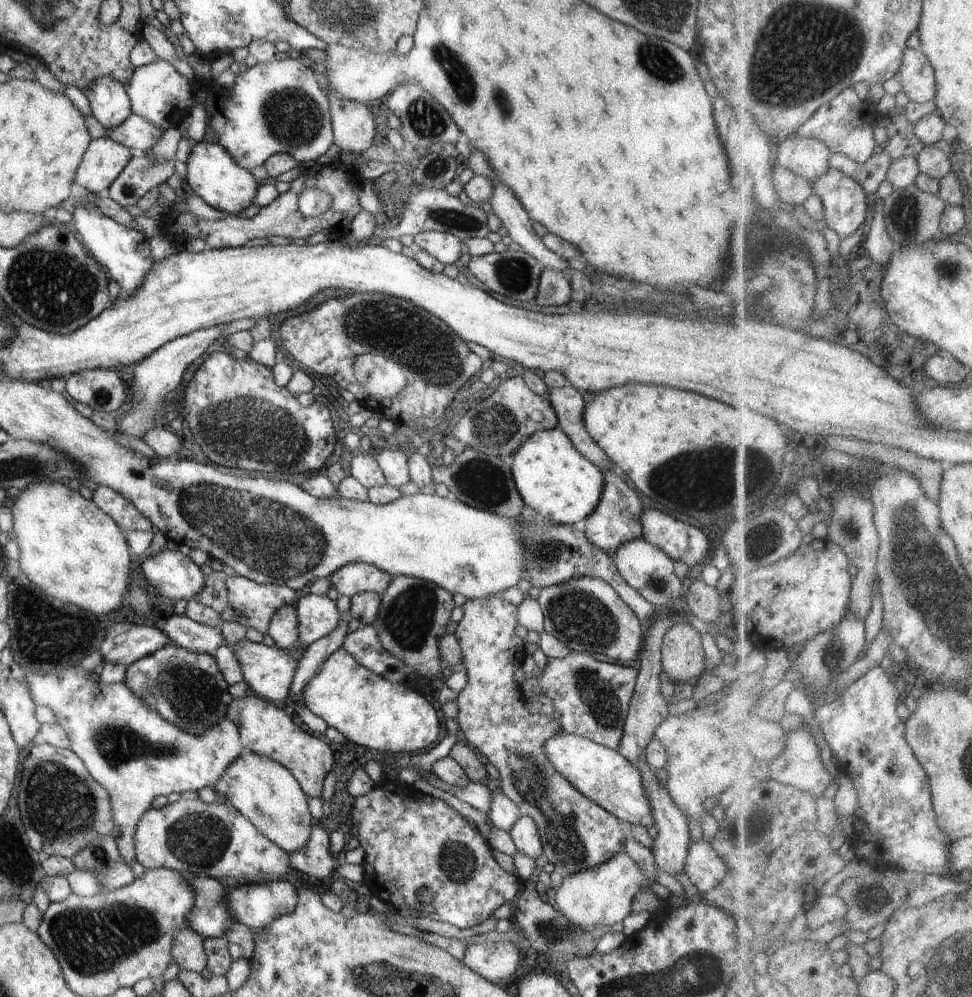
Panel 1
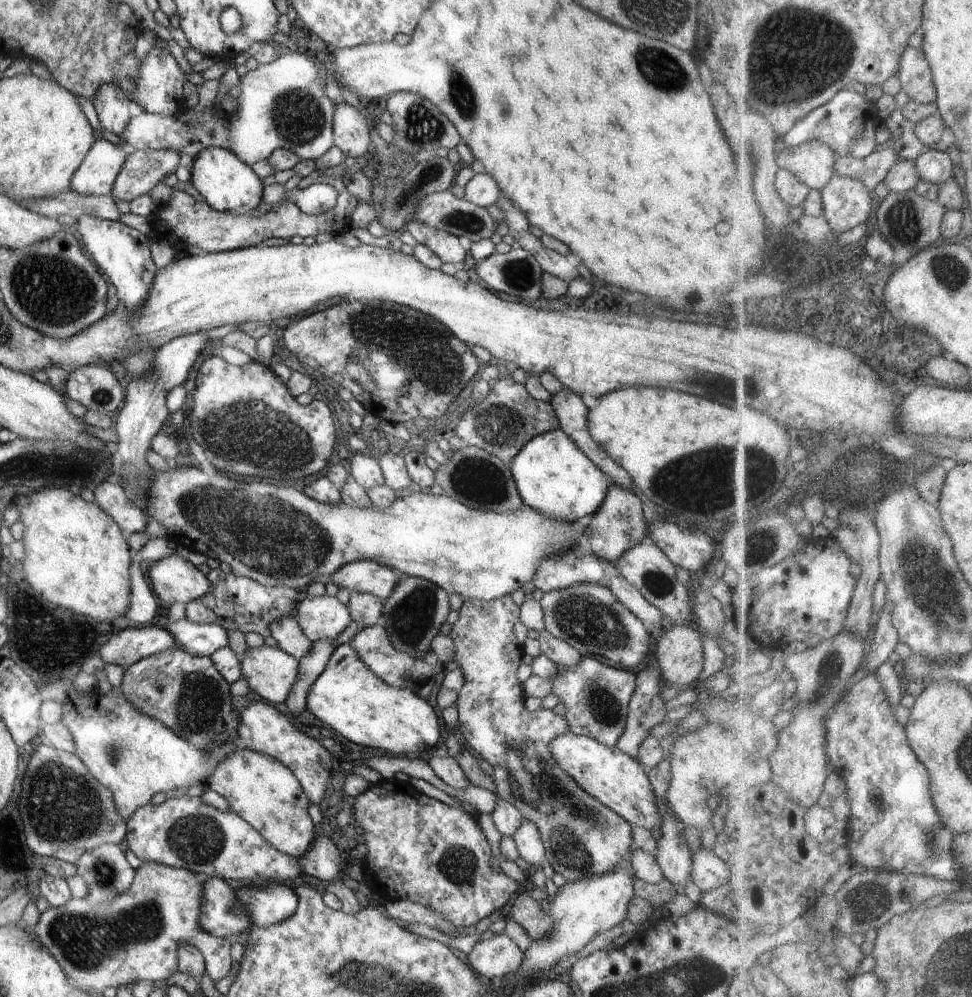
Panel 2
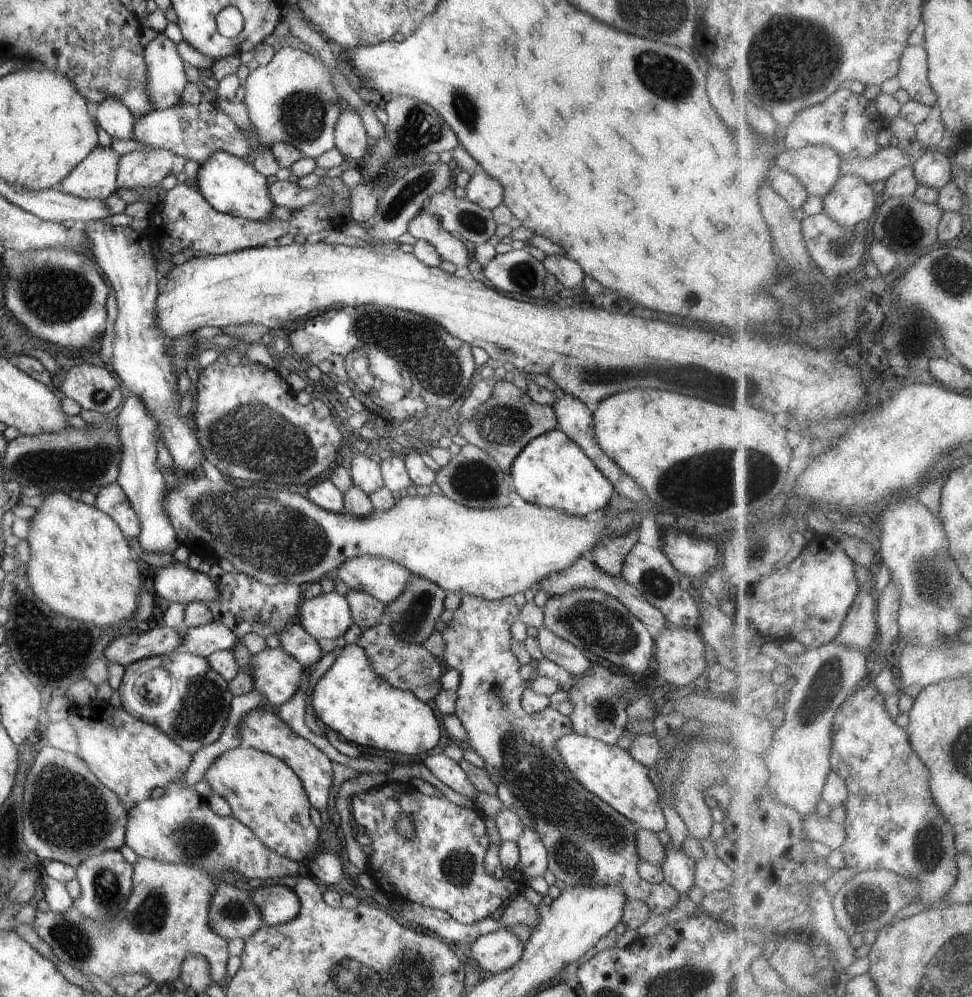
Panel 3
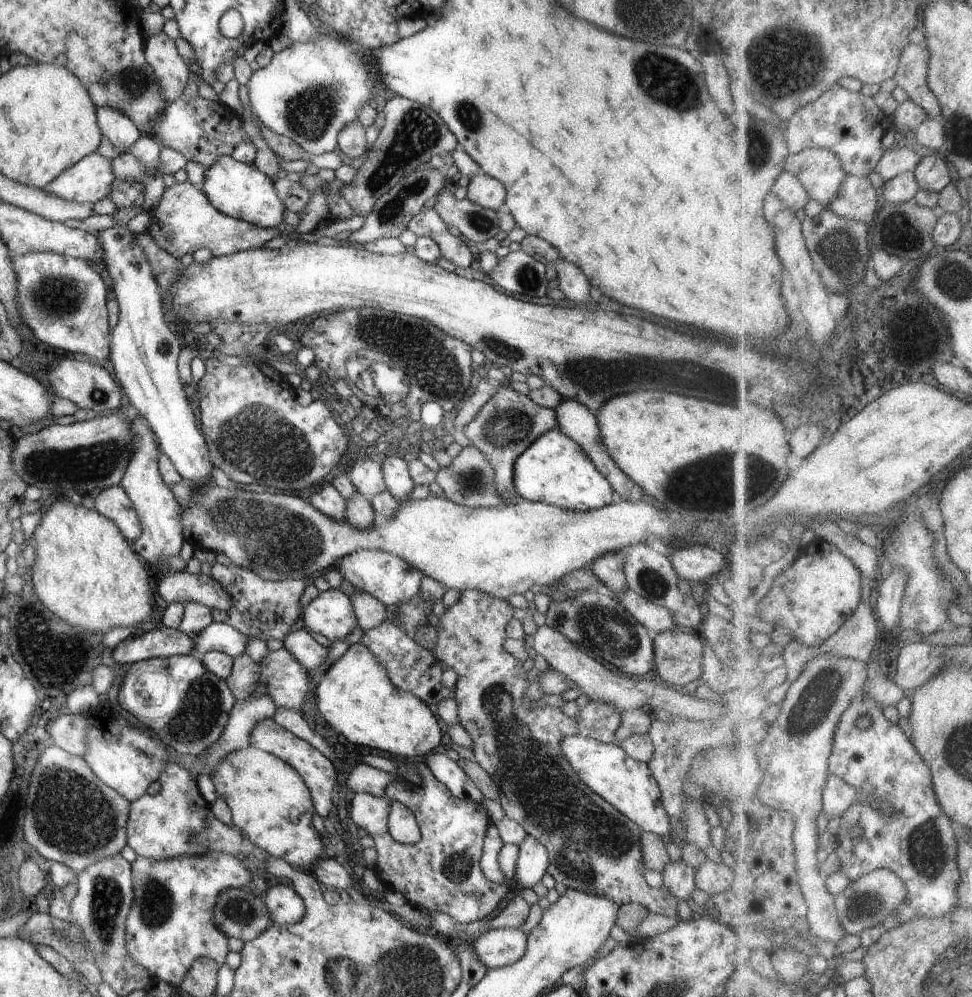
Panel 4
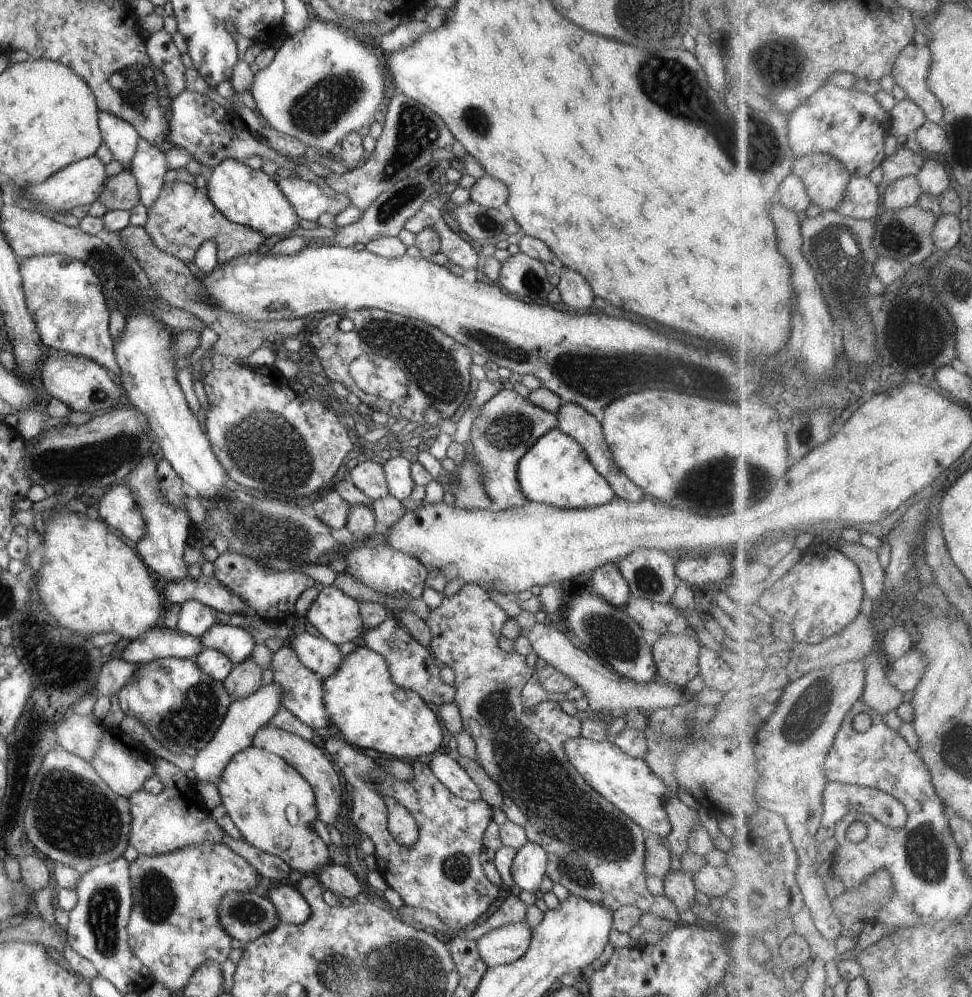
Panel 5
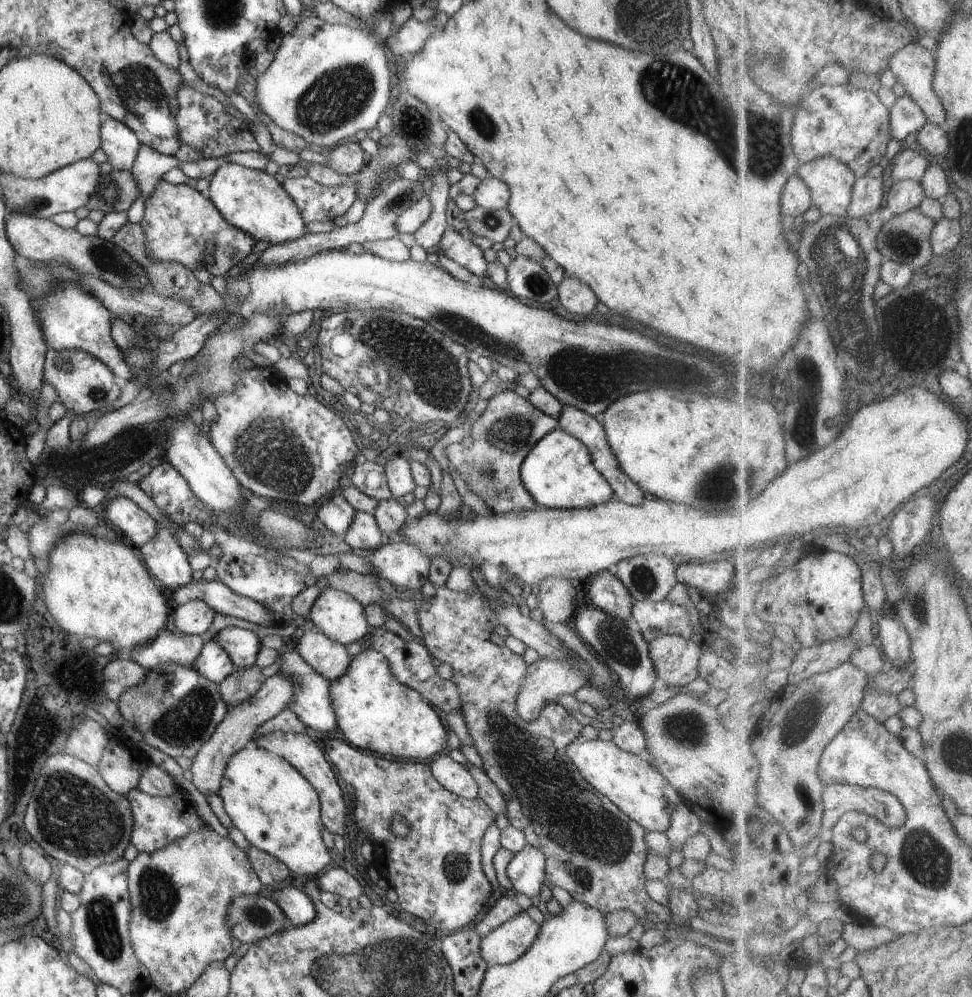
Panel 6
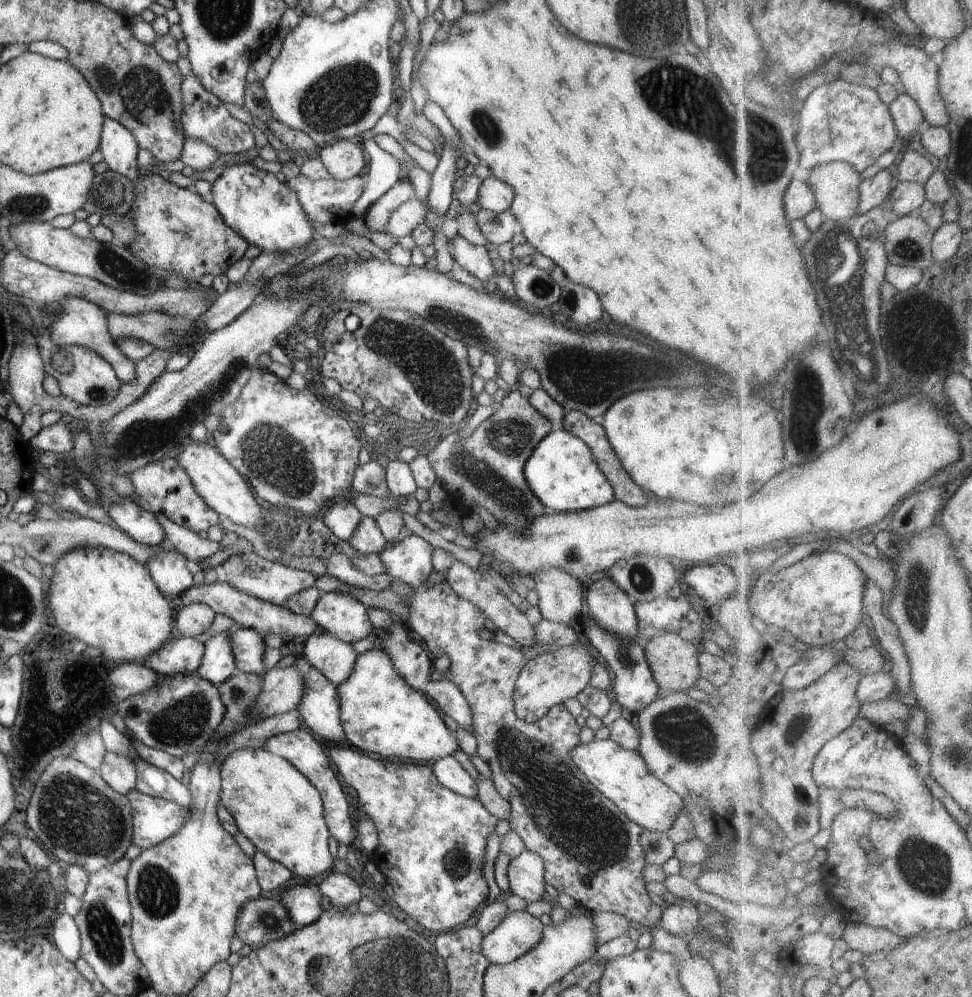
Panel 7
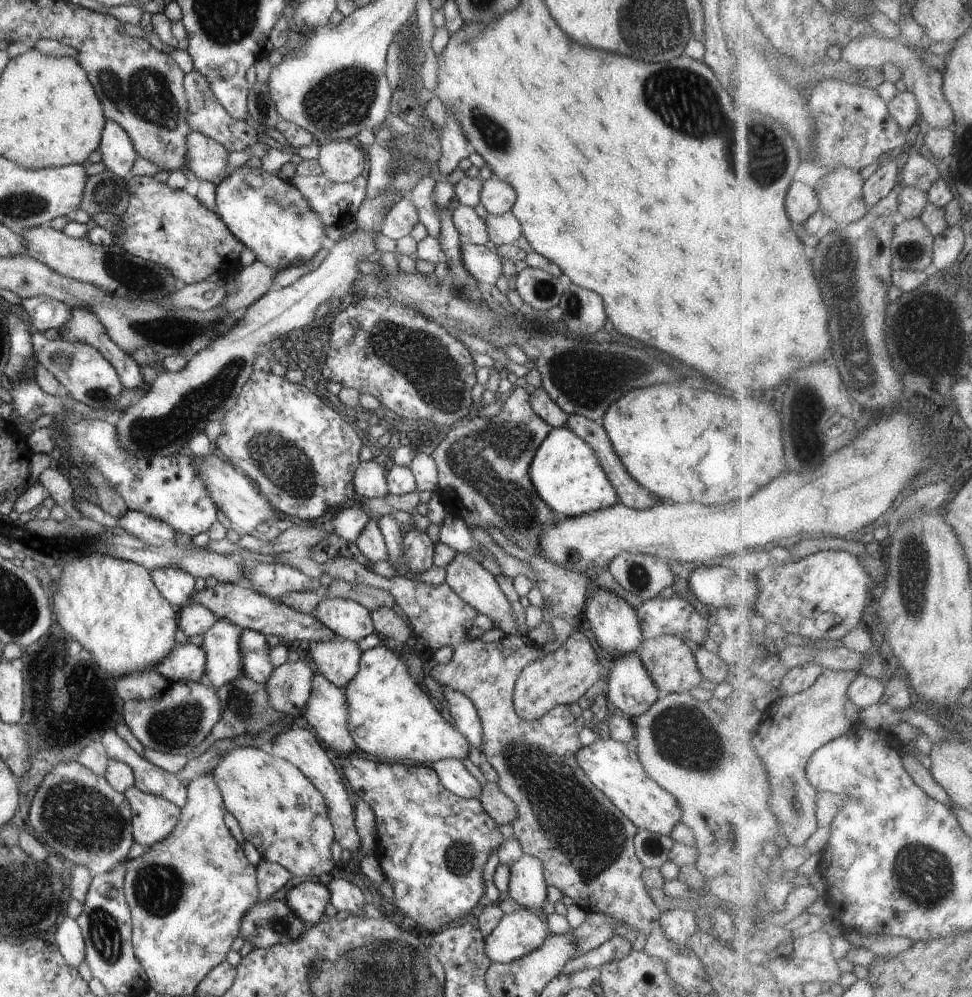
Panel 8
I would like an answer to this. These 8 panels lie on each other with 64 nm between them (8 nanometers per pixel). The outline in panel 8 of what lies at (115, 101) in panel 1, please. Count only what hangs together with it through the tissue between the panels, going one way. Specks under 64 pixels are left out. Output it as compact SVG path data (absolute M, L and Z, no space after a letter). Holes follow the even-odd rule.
M106 121L101 132L98 150L108 171L129 180L132 166L139 157L130 135L117 122Z

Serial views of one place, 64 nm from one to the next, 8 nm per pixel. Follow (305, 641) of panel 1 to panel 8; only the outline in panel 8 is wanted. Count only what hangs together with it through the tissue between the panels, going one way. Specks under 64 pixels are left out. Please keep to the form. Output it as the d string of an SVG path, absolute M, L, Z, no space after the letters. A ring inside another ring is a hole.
M323 597L312 615L345 641L358 643L375 633L370 611L352 599Z

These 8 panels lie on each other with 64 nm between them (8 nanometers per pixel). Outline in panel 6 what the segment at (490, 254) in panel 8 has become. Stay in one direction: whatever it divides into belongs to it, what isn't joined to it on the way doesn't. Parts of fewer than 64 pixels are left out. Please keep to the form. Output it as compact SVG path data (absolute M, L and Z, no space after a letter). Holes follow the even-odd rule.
M444 231L441 247L447 261L453 260L459 264L462 272L473 273L481 278L486 275L488 261L484 259L483 250L464 232Z

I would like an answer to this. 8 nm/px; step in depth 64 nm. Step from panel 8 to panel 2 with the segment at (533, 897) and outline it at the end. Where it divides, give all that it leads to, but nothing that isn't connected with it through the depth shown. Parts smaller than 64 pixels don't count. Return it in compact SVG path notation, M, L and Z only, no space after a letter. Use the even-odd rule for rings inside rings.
M523 819L511 837L516 843L519 856L530 863L528 870L531 867L544 868L548 864L545 860L546 847L542 842L538 827L534 823Z

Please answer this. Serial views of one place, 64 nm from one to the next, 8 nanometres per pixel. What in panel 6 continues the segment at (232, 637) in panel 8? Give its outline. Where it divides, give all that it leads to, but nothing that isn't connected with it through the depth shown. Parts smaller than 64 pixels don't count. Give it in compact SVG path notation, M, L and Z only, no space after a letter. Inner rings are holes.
M211 640L203 646L203 650L193 666L208 680L218 684L230 676L235 669L226 651L215 640Z

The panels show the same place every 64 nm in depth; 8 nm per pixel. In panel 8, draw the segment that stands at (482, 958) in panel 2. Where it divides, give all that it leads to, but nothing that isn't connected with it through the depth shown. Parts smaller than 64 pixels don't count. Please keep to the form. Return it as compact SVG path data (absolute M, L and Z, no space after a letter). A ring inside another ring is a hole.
M528 909L504 913L485 938L483 951L492 963L509 963L541 947L549 934L537 913Z

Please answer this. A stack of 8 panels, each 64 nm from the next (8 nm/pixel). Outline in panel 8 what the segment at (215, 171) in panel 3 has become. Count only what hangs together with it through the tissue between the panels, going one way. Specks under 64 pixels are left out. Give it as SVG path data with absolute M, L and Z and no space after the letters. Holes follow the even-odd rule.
M244 165L238 167L235 171L231 172L231 175L225 176L215 188L215 211L217 215L222 219L222 222L230 229L230 232L236 236L236 238L244 244L246 248L249 248L254 252L258 260L262 263L267 264L275 269L284 270L289 266L299 265L304 261L307 261L311 256L314 256L321 249L321 241L326 237L324 233L324 226L328 223L323 223L315 212L309 207L309 204L304 200L304 195L288 180L282 180L277 174L271 174L270 172L264 171L262 167L249 168Z

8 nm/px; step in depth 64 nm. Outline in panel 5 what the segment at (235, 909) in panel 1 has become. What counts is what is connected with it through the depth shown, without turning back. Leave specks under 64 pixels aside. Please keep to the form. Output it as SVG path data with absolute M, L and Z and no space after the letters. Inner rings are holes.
M292 885L271 888L267 899L276 907L282 924L299 925L309 919L311 908L300 891Z

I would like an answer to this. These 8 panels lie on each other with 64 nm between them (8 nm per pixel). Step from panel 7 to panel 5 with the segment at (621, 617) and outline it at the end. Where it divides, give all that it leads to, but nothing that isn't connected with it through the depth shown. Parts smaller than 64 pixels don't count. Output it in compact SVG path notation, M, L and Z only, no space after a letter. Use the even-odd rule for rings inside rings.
M607 562L595 568L590 574L592 585L590 590L602 595L613 605L625 609L625 604L631 595L629 584L618 570L617 562Z

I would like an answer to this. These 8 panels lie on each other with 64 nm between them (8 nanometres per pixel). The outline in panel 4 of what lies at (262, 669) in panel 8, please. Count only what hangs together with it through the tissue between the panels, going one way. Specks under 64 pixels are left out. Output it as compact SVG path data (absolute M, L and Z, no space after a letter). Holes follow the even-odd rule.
M210 623L204 630L192 636L192 654L200 657L210 651L225 652L232 658L246 650L249 638L237 628L226 623Z

